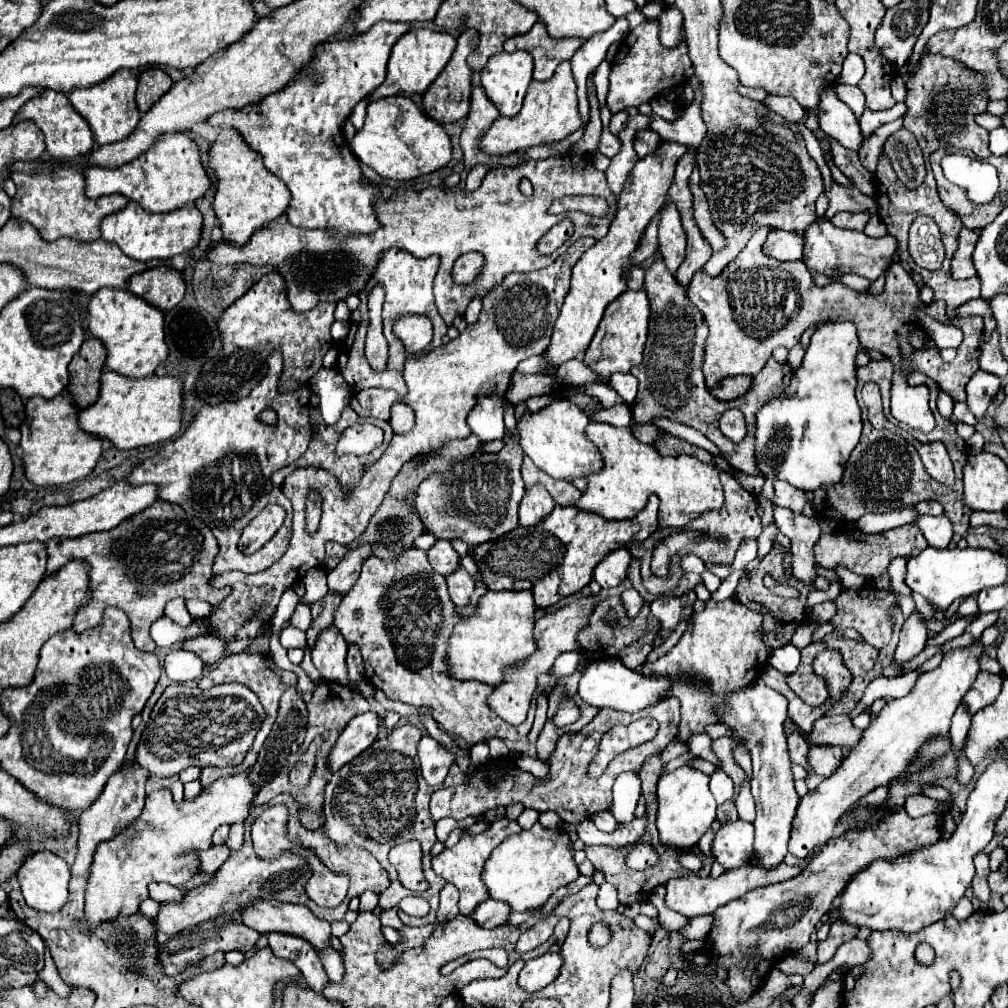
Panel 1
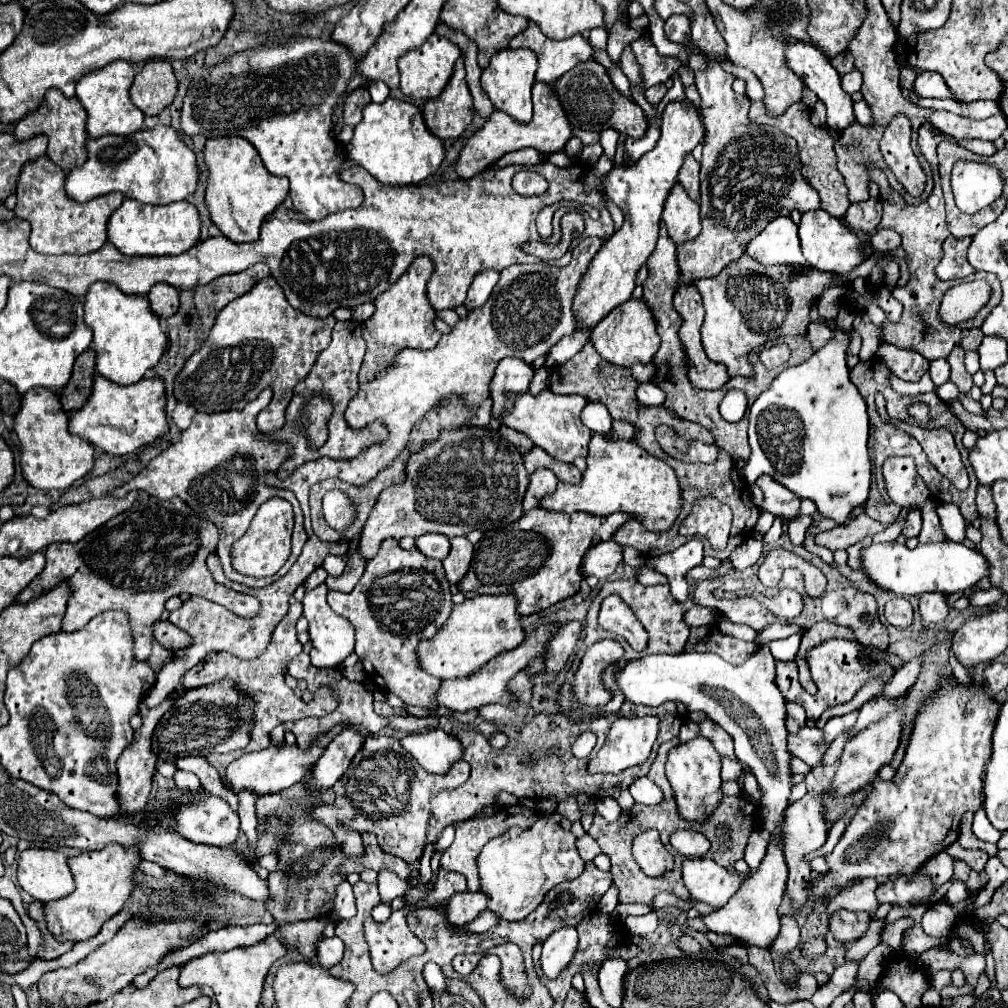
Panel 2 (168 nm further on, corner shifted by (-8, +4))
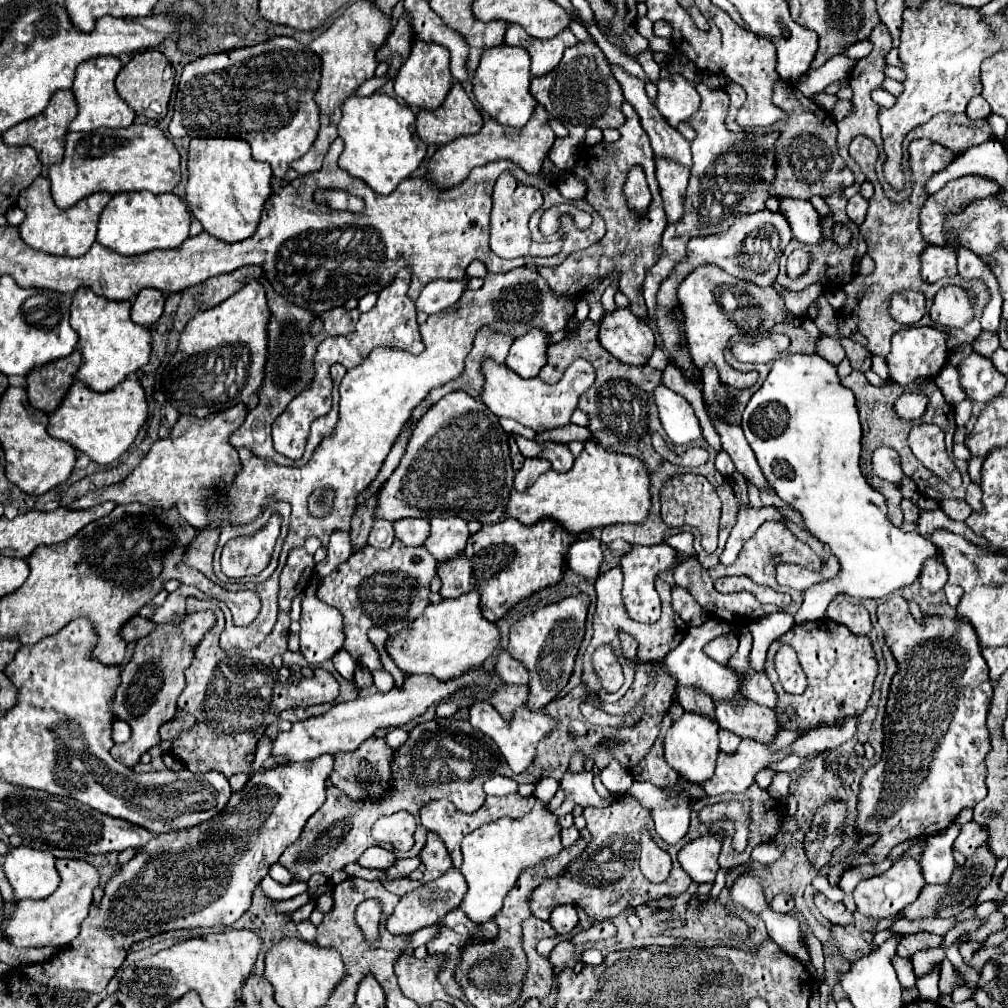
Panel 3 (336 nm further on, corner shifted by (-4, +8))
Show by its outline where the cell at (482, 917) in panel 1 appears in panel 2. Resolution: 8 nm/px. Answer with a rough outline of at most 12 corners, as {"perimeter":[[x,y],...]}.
{"perimeter":[[457,892],[445,906],[449,924],[463,926],[487,908],[481,892]]}

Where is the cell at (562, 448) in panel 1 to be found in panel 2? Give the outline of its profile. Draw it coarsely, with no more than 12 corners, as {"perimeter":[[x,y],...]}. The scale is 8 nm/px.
{"perimeter":[[511,396],[503,424],[549,456],[587,456],[585,396]]}

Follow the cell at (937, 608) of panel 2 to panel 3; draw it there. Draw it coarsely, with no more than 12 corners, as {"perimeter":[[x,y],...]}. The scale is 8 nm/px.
{"perimeter":[[929,562],[921,572],[921,586],[941,592],[947,584],[947,568]]}

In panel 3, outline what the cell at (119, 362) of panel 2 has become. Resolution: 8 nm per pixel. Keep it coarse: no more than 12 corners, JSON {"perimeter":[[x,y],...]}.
{"perimeter":[[75,292],[71,326],[95,392],[151,358],[151,330],[129,300]]}

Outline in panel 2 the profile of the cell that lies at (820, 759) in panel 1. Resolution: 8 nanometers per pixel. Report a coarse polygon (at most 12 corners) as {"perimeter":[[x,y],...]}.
{"perimeter":[[815,726],[787,732],[789,754],[817,766],[827,750]]}

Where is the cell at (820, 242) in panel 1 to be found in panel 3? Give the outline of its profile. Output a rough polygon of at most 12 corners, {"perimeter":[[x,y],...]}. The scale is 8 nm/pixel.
{"perimeter":[[779,198],[793,238],[823,242],[821,216],[811,202]]}

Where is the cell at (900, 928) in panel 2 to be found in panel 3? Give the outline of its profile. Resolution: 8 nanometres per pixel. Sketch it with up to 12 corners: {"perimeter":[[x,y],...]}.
{"perimeter":[[981,846],[945,886],[927,884],[901,916],[961,914],[991,882],[997,858]]}

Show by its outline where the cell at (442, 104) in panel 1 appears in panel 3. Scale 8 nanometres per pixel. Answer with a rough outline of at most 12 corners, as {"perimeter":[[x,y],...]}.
{"perimeter":[[459,82],[437,110],[417,112],[425,144],[447,144],[483,126]]}

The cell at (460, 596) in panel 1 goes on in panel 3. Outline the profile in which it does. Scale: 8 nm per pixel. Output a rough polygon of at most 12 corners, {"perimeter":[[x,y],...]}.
{"perimeter":[[431,518],[425,548],[437,562],[461,556],[469,538],[461,518]]}

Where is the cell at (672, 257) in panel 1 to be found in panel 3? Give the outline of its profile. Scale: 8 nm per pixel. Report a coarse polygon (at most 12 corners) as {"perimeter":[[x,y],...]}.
{"perimeter":[[655,162],[667,222],[685,214],[689,170]]}

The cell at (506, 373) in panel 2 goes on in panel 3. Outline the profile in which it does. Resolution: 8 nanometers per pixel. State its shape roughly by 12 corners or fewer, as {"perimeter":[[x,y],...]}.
{"perimeter":[[531,330],[513,342],[505,366],[535,378],[545,364],[547,336]]}

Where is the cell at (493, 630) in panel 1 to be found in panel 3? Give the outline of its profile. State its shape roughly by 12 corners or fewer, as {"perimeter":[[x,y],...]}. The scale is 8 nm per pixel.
{"perimeter":[[479,594],[441,600],[385,642],[407,674],[449,680],[501,642]]}

